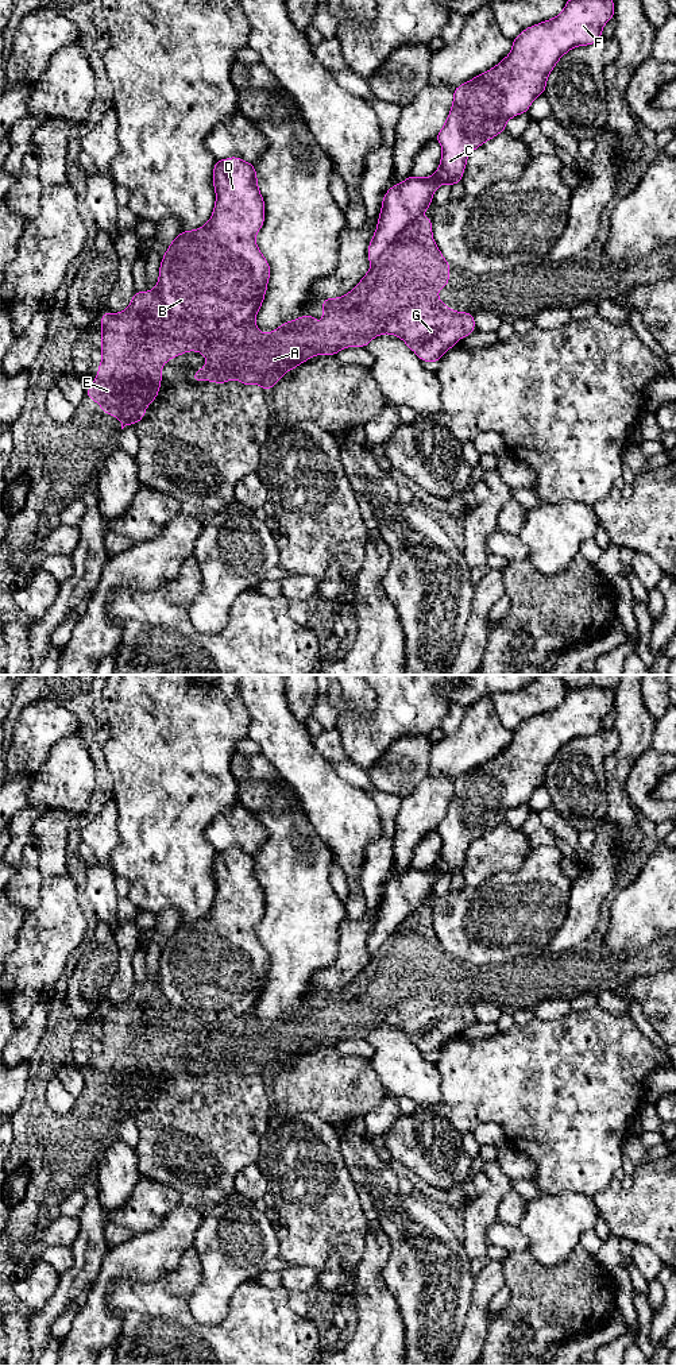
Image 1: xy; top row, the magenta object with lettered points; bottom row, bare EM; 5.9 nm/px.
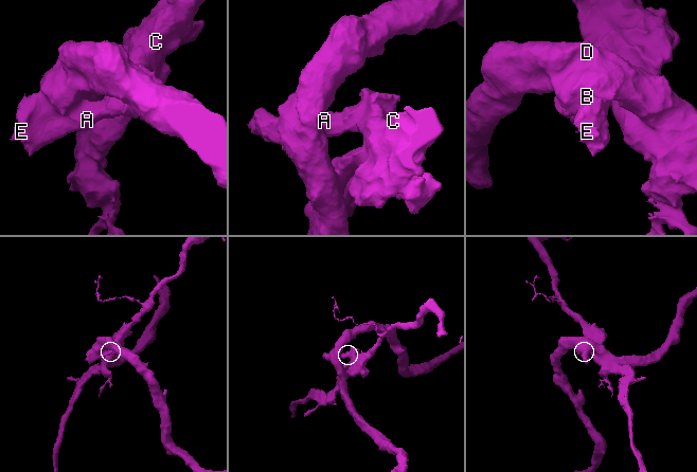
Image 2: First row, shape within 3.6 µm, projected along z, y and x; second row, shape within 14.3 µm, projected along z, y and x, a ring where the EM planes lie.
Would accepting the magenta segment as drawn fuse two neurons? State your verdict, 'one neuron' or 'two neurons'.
two neurons

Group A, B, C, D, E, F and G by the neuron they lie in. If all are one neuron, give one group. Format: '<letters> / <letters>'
A B D E / C F G

